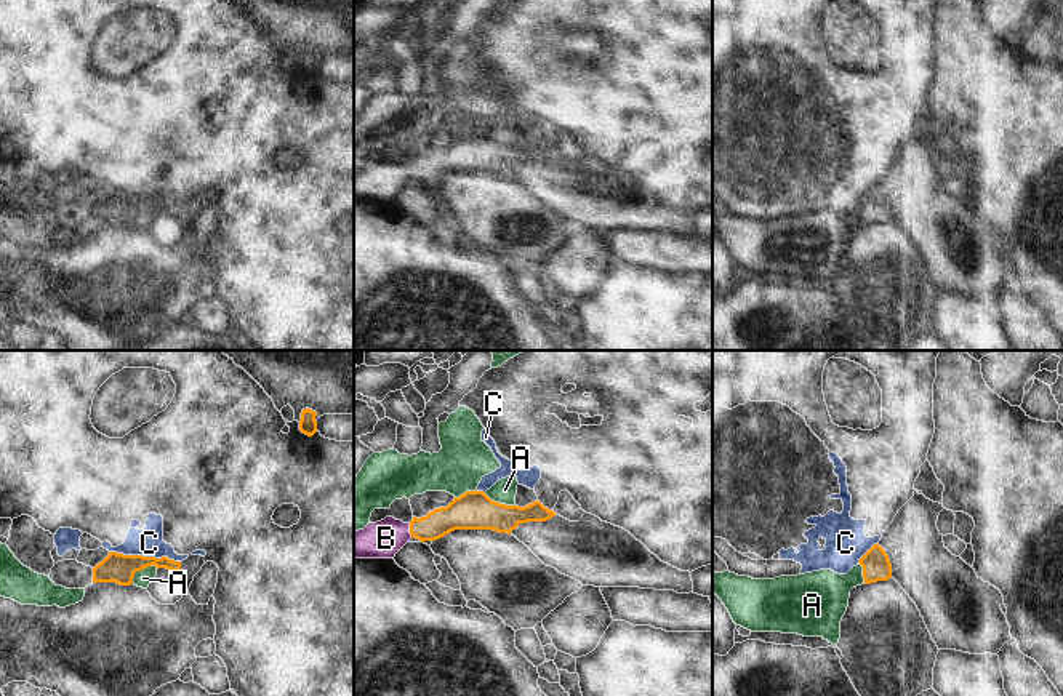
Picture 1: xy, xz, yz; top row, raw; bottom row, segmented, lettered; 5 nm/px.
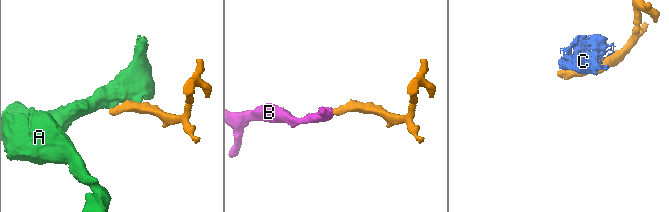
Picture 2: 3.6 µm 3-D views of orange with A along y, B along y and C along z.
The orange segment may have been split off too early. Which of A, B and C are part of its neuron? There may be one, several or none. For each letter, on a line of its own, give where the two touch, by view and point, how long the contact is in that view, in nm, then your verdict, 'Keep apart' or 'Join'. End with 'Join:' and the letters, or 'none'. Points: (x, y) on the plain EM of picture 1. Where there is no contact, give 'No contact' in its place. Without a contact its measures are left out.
A: Touches orange at xy (141, 210). Shared border 160 nm. Keep apart
B: Touches orange at xz (410, 172). Shared border 70 nm. Join
C: Touches orange at xy (144, 199). Shared border 360 nm. Keep apart
Join: B.

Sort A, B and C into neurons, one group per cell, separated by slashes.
A / B / C

